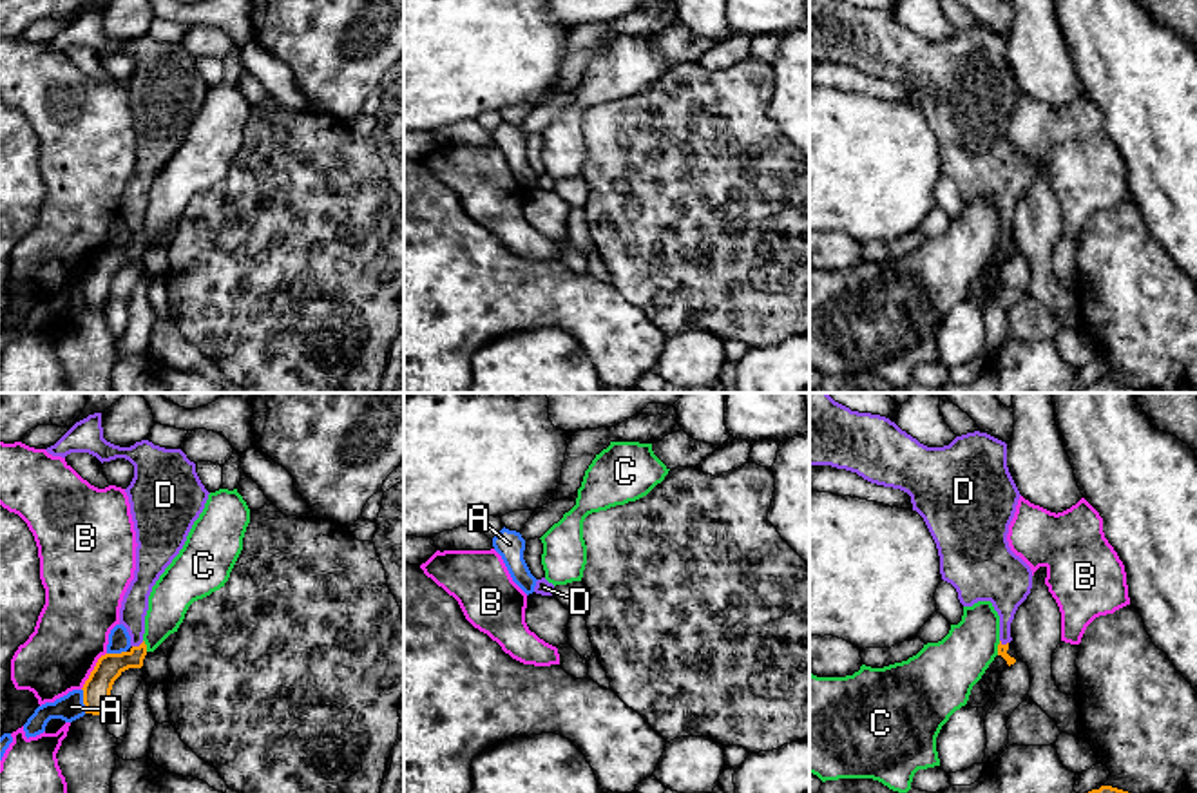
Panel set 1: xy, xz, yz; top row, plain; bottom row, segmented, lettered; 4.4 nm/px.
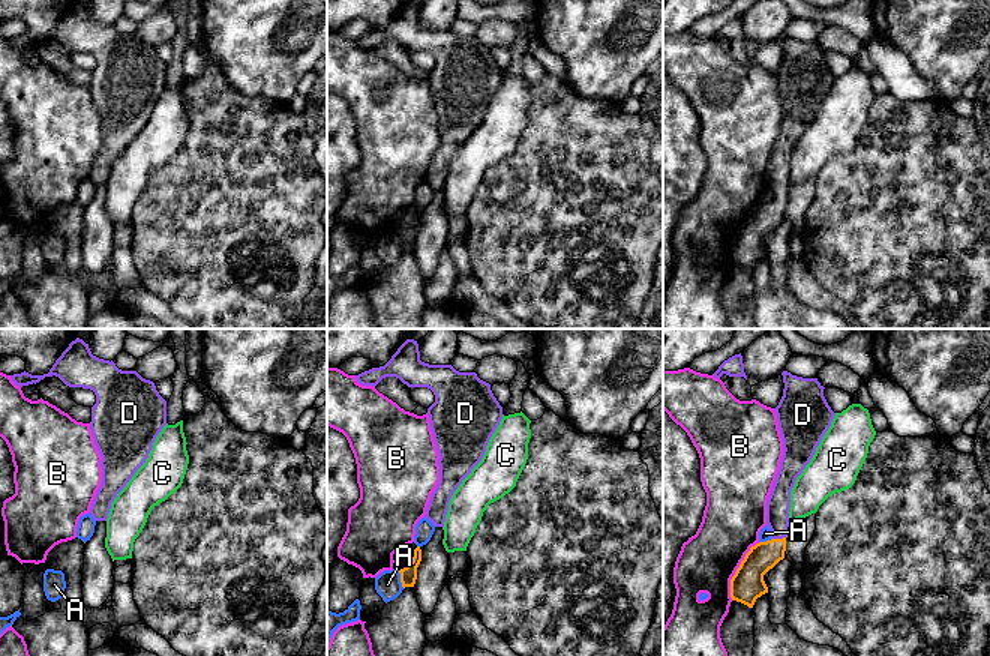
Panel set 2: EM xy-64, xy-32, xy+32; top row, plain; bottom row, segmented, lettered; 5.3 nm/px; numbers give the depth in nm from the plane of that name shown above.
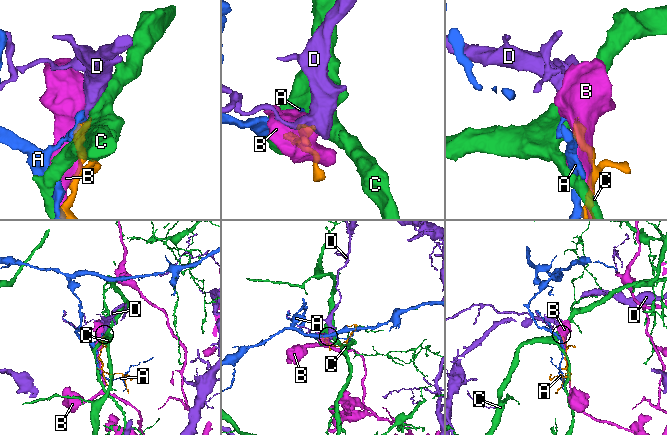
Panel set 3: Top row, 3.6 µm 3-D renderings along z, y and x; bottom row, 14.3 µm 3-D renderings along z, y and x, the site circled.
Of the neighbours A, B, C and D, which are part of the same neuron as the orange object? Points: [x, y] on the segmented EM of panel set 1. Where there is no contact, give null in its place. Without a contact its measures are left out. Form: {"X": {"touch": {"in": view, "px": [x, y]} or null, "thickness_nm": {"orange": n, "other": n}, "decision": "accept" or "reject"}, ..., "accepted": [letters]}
{"A": {"touch": {"in": "xy", "px": [84, 701]}, "thickness_nm": {"orange": 130, "other": 120}, "decision": "reject"}, "B": {"touch": {"in": "xy", "px": [93, 670]}, "thickness_nm": {"orange": 130, "other": 320}, "decision": "reject"}, "C": {"touch": {"in": "yz", "px": [998, 649]}, "thickness_nm": {"orange": 50, "other": 260}, "decision": "reject"}, "D": {"touch": {"in": "xy", "px": [140, 645]}, "thickness_nm": {"orange": 120, "other": 120}, "decision": "accept"}, "accepted": ["D"]}

